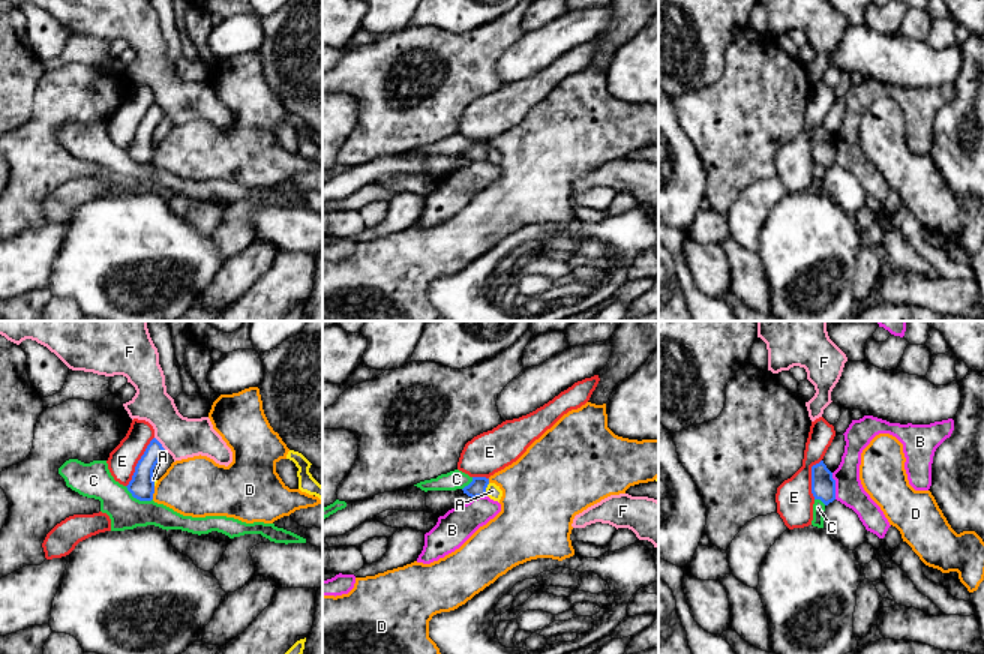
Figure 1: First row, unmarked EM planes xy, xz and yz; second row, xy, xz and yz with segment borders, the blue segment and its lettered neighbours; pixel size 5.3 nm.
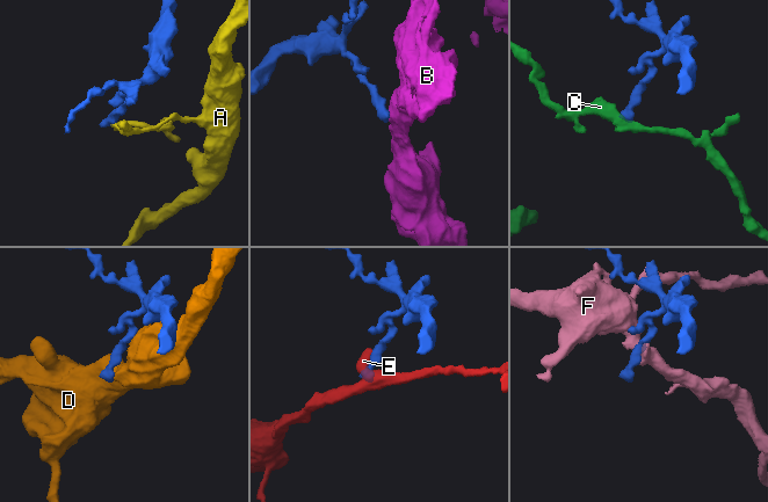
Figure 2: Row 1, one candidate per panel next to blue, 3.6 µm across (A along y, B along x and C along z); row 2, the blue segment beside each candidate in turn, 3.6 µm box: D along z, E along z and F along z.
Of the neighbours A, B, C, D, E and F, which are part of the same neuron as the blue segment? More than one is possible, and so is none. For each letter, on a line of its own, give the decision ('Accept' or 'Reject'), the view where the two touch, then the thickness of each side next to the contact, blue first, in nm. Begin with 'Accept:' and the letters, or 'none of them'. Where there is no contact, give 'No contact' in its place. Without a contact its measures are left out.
Accept: none of them
A: Reject. Touches blue in xz. Thickness 100 nm (blue) against 80 nm
B: Reject. Touches blue in yz. Thickness 130 nm (blue) against 150 nm
C: Reject. Touches blue in xy. Thickness 140 nm (blue) against 180 nm
D: Reject. Touches blue in xy. Thickness 140 nm (blue) against 320 nm
E: Reject. Touches blue in xy. Thickness 140 nm (blue) against 150 nm
F: Reject. Touches blue in xy. Thickness 140 nm (blue) against 220 nm

